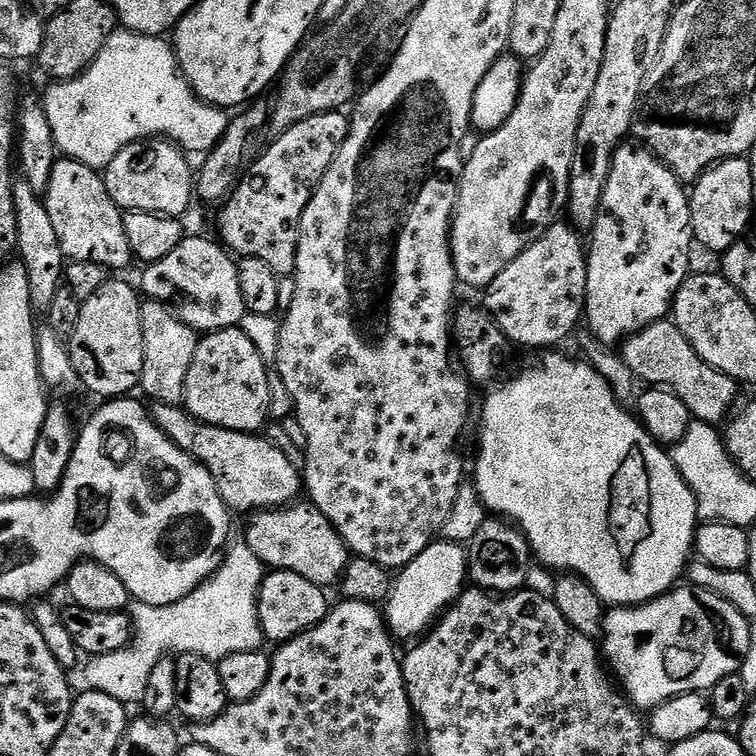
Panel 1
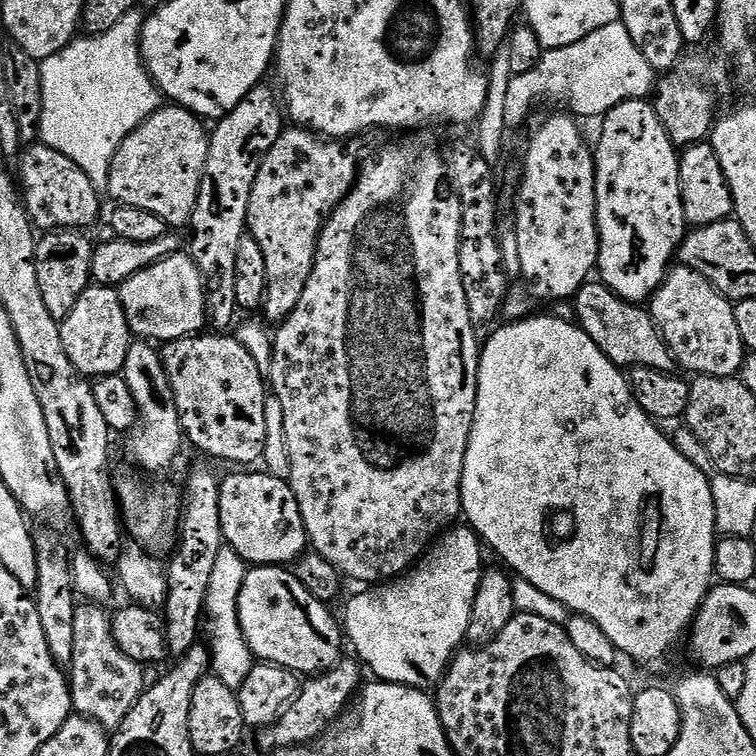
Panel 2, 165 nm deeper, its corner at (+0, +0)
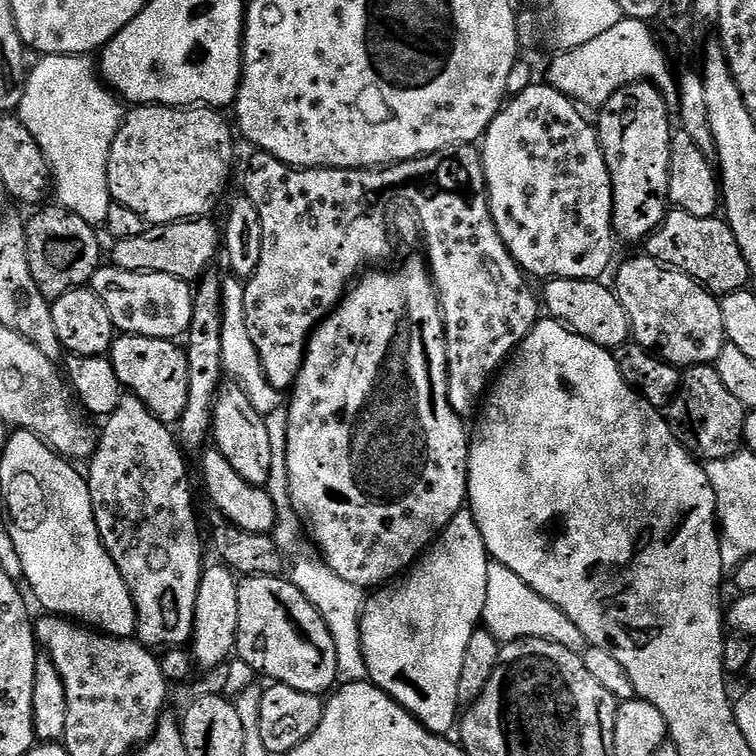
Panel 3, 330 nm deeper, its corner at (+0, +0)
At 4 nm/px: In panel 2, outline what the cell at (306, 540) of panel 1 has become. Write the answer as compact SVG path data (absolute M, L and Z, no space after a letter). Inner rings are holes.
M236 470L233 476L220 481L218 510L222 514L222 534L227 547L233 548L248 566L292 566L309 551L306 526L302 522L302 510L298 510L298 498L292 485L283 475L271 476L260 470Z

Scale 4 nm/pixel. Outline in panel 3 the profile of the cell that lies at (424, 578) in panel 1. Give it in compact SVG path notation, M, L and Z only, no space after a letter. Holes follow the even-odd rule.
M465 510L454 514L454 518L450 518L450 522L446 525L444 531L440 533L436 543L407 572L375 589L364 601L364 609L360 615L360 645L362 646L364 661L368 667L368 680L377 684L387 696L394 698L394 702L401 704L422 727L437 734L448 734L451 728L453 731L457 727L458 717L462 712L462 705L458 698L458 678L462 674L462 657L466 654L466 645L484 619L486 574L488 573L489 563L490 557L486 550L486 542L482 538L482 530L478 530L478 522L473 518L471 511Z

